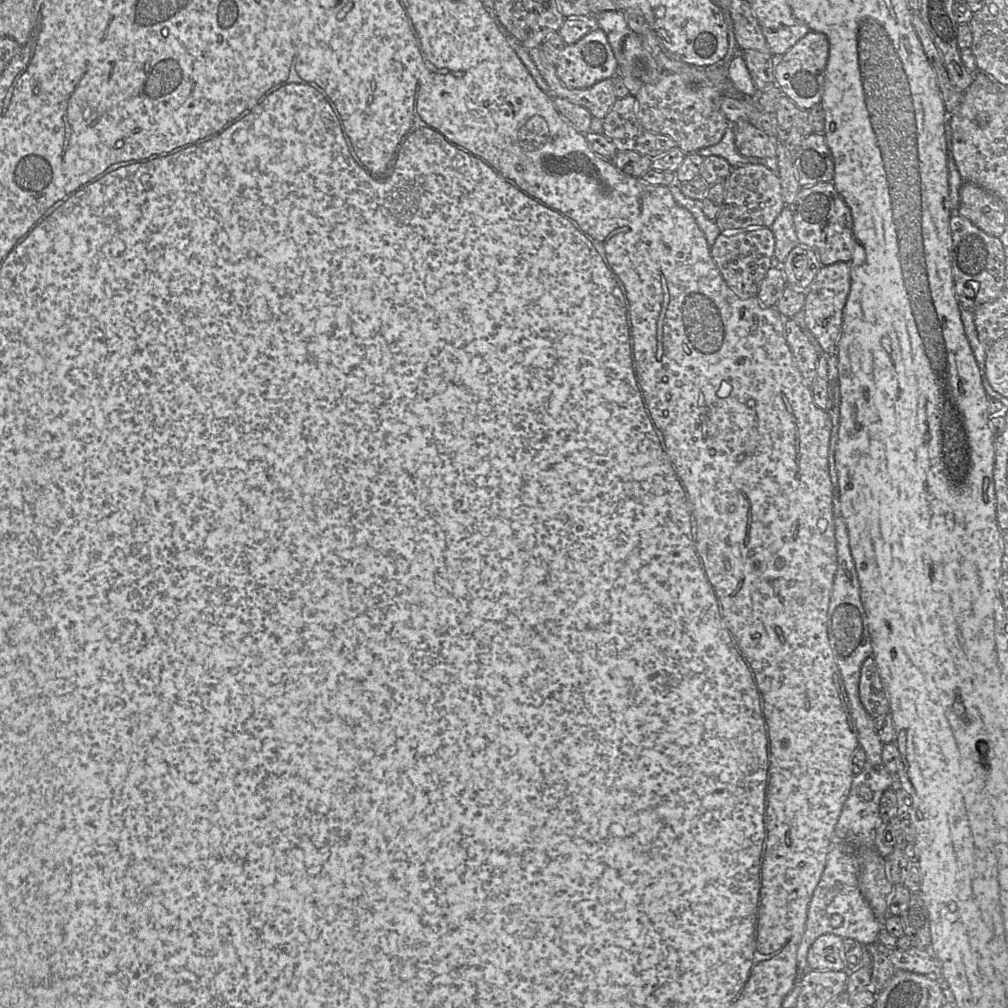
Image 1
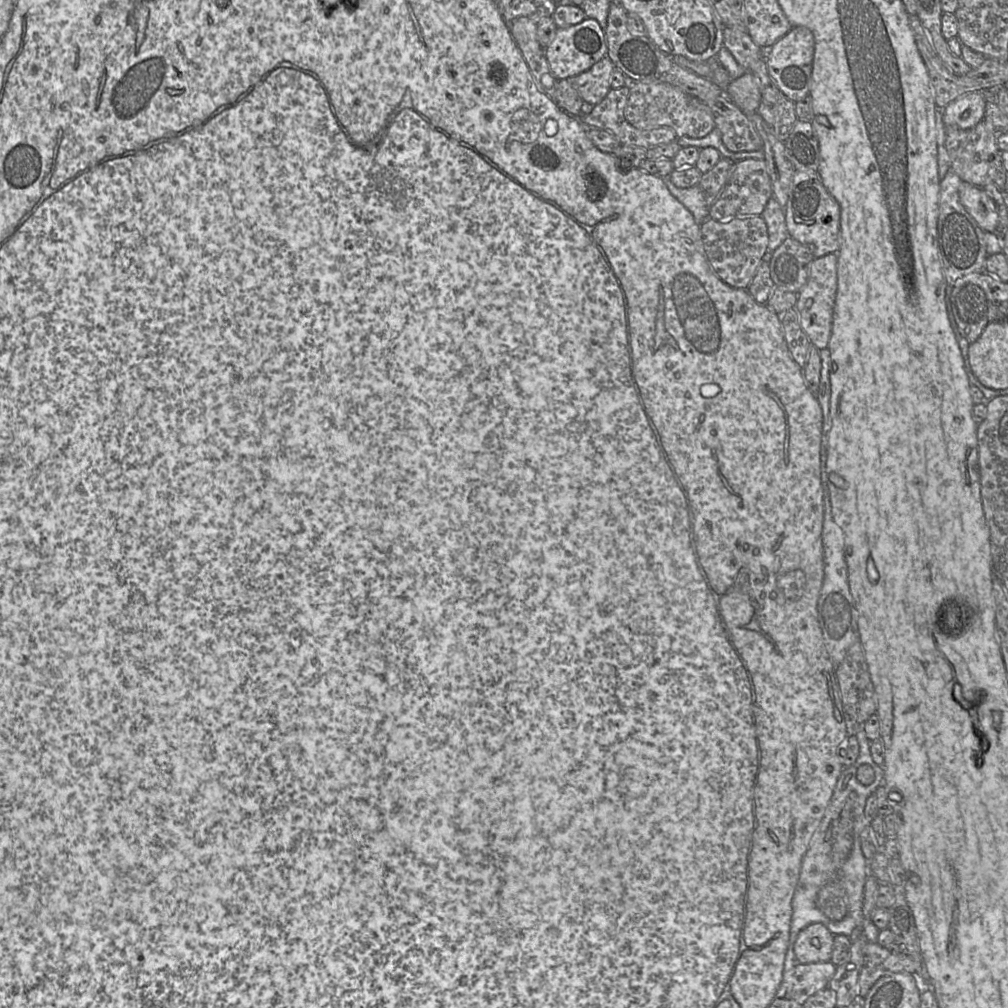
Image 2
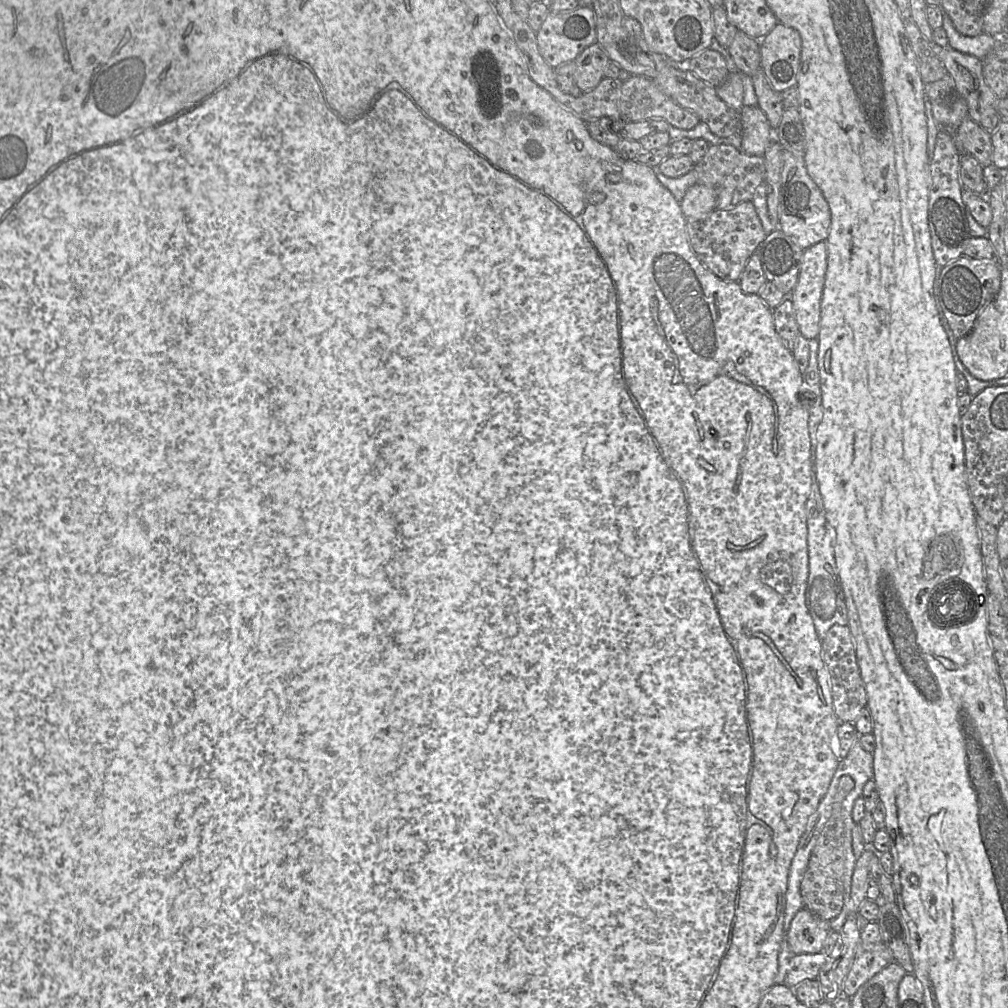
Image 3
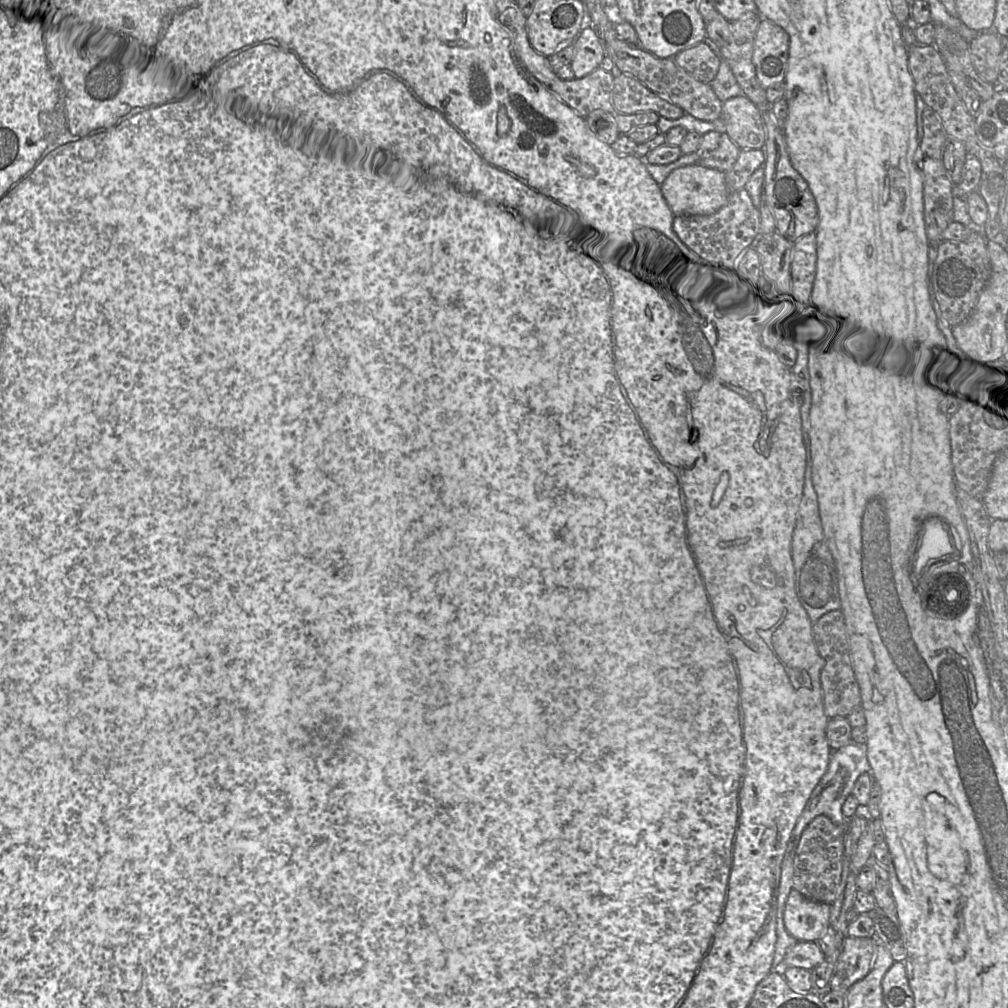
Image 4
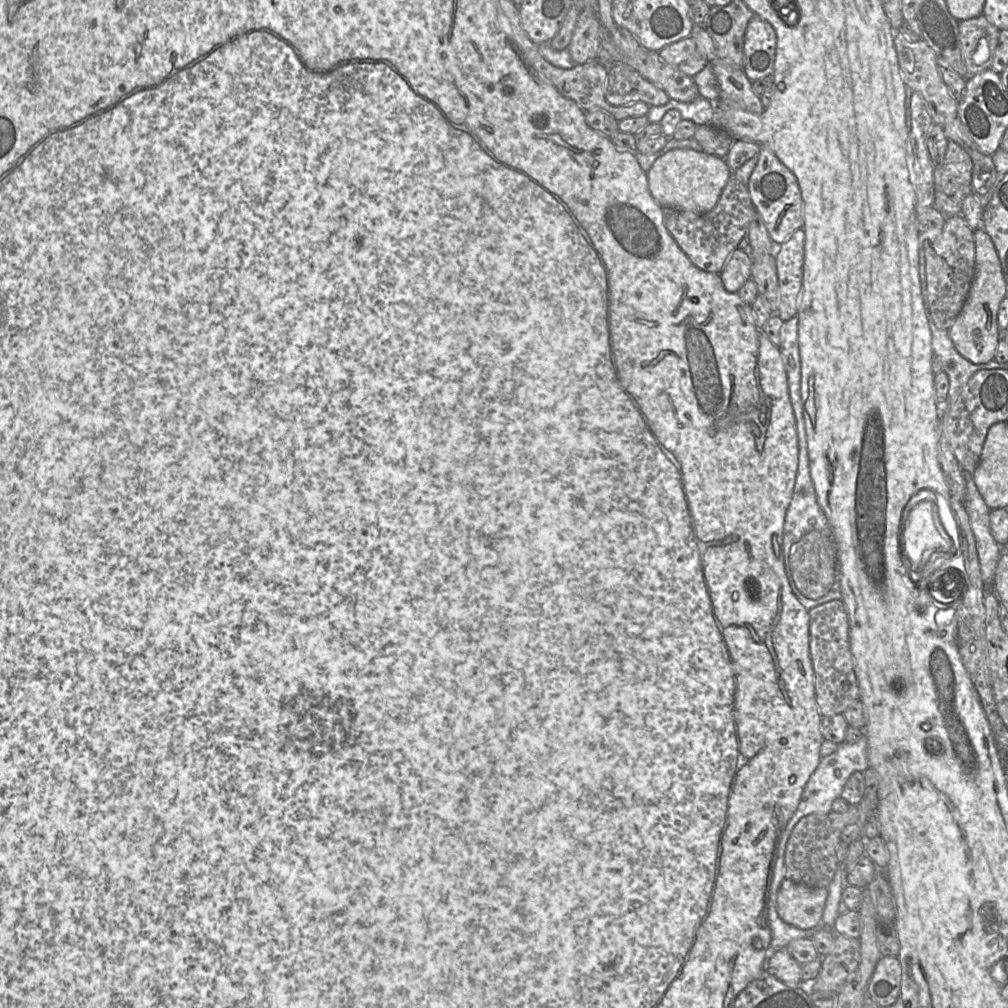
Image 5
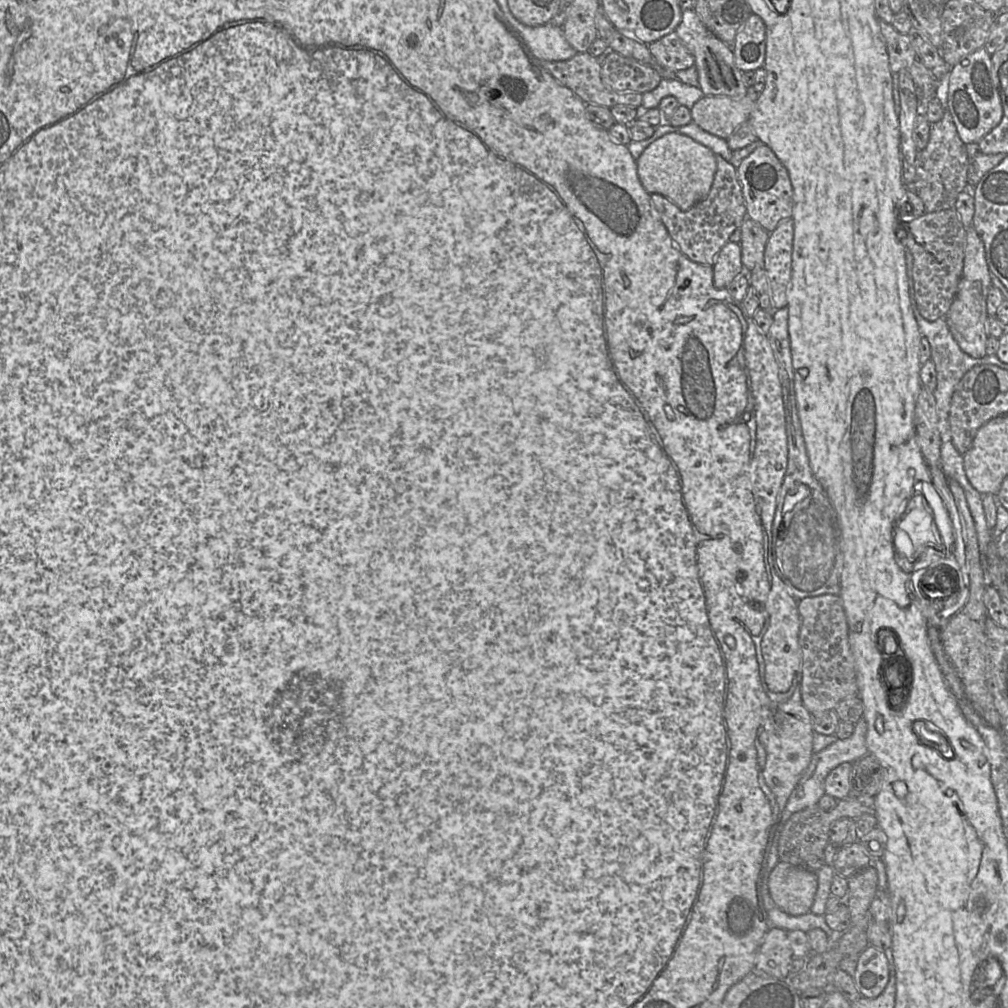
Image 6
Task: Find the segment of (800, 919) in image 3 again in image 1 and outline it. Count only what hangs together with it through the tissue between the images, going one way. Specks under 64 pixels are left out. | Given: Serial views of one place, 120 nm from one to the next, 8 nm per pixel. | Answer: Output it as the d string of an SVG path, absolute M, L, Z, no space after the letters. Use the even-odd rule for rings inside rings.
M833 933L819 936L808 950L807 964L812 970L846 970L843 938Z

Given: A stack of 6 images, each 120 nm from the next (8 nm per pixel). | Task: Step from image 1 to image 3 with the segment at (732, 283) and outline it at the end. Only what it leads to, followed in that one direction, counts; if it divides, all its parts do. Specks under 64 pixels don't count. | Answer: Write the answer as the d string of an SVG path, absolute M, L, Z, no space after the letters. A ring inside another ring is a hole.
M751 201L728 209L715 209L705 218L686 222L689 243L695 255L707 269L727 282L739 281L749 258L767 236Z

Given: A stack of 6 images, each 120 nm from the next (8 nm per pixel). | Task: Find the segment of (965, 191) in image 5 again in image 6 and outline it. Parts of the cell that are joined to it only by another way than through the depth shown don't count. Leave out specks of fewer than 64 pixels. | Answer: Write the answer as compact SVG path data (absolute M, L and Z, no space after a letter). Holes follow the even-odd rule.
M946 110L943 117L931 124L929 141L924 149L918 150L915 160L913 191L921 198L926 212L954 208L958 195L967 185L969 157L966 144L960 139L951 114Z

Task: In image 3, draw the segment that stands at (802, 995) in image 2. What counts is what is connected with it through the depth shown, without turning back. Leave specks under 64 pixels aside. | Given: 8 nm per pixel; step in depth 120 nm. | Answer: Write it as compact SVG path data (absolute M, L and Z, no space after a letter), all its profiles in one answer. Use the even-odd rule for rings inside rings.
M824 952L795 954L790 960L785 984L792 989L804 980L817 980L829 958Z

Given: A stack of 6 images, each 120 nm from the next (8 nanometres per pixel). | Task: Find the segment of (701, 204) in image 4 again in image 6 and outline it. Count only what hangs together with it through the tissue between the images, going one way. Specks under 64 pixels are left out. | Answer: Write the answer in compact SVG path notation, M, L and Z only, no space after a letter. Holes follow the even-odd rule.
M674 132L650 143L636 160L639 181L648 194L660 194L682 210L688 210L708 195L717 170L714 152L692 138Z

